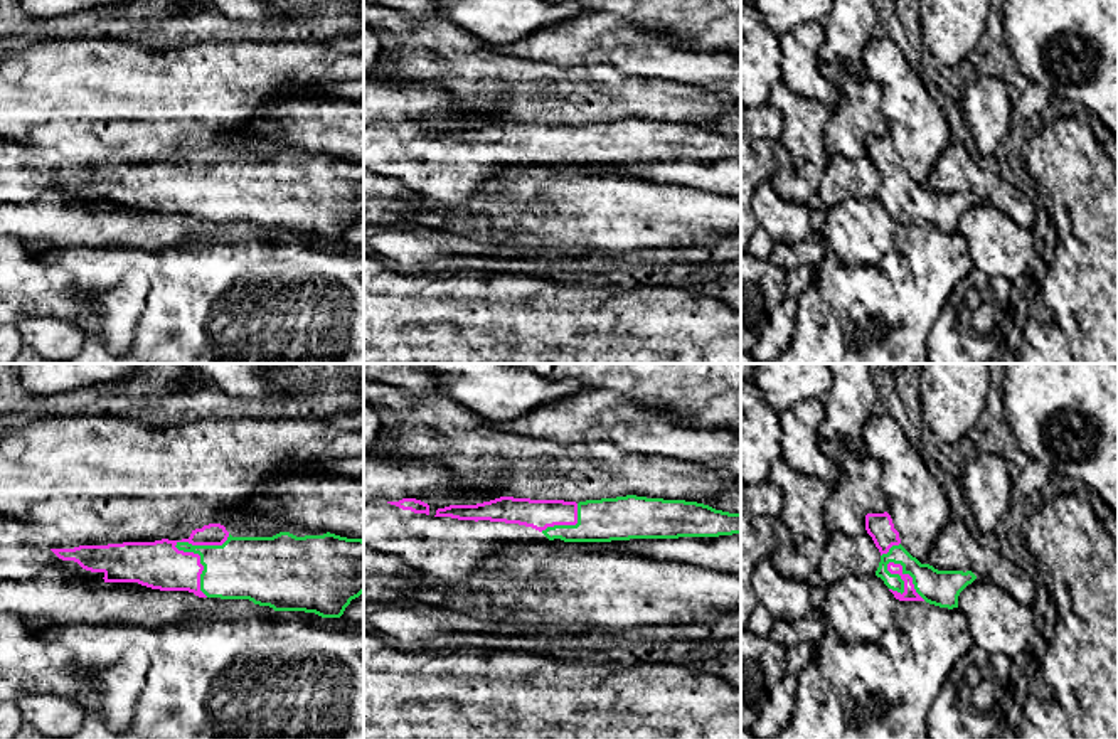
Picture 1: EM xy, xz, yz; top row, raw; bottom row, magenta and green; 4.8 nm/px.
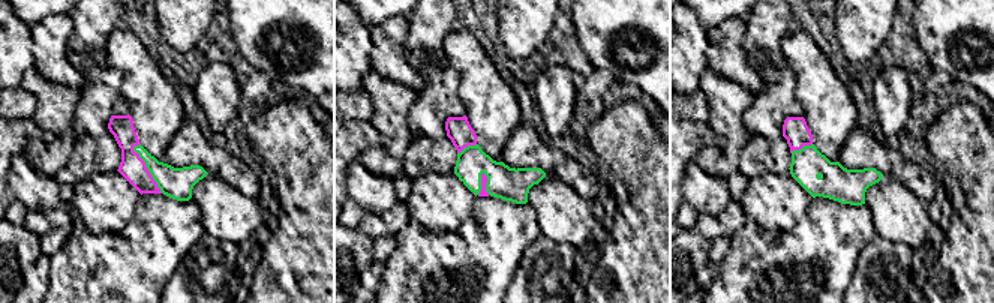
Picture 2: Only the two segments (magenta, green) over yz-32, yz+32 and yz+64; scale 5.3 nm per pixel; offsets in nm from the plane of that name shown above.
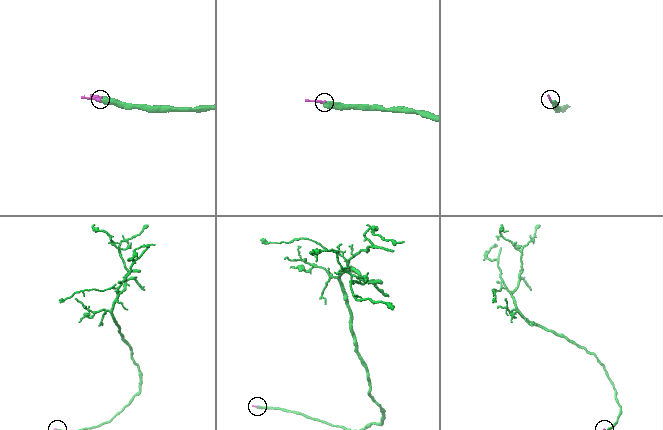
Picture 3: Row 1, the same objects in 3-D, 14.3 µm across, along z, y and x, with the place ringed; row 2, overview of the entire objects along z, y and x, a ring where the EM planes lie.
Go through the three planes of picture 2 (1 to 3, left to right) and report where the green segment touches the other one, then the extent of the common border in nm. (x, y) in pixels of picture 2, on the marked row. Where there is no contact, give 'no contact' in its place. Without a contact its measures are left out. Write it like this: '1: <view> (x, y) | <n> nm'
1: yz-32 (146, 168) | 300 nm
2: yz+32 (482, 183) | 130 nm
3: yz+64 (801, 147) | 130 nm

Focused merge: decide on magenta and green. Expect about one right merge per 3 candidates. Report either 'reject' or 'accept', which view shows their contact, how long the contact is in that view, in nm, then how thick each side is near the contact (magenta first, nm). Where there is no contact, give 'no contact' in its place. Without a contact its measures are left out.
accept | xy | 320 nm | 220/260 nm

